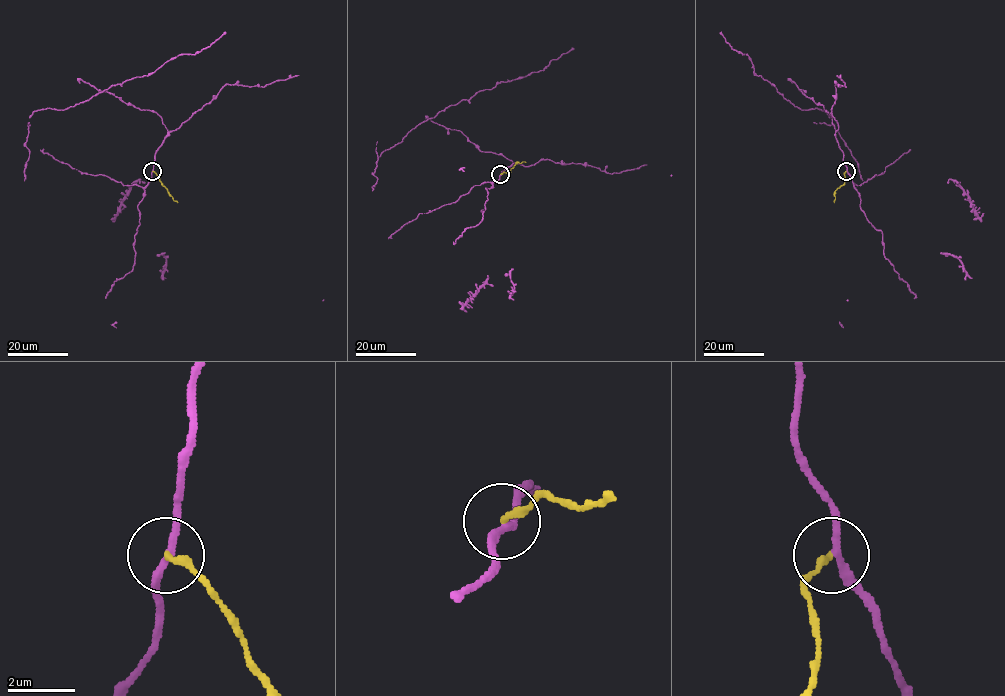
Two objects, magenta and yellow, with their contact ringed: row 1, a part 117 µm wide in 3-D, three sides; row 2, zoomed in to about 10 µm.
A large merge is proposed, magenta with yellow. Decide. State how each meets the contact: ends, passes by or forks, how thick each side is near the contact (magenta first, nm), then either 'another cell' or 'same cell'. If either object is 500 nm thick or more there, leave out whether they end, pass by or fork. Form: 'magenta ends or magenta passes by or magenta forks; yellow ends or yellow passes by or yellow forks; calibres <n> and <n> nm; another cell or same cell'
magenta passes by; yellow ends; calibres 220 and 200 nm; another cell

